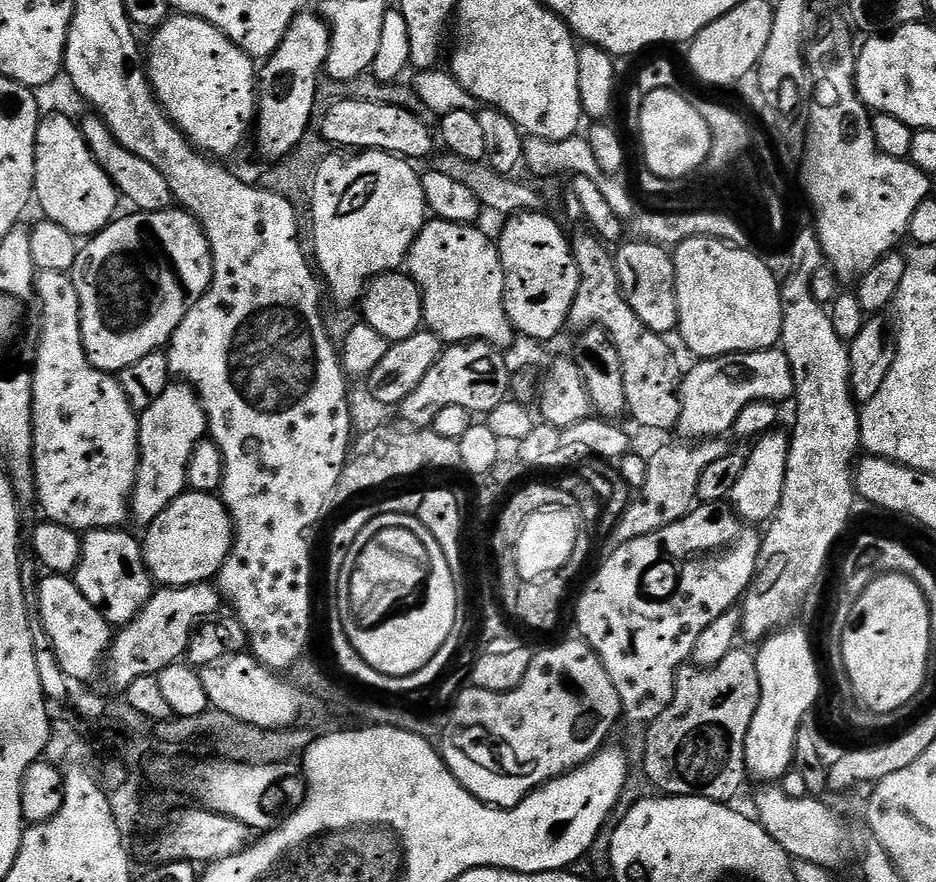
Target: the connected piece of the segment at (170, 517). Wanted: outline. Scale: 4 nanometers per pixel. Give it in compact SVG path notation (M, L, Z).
M186 490L177 500L170 502L154 522L147 525L145 536L142 536L142 547L145 566L157 585L166 588L181 588L191 584L202 584L219 577L220 568L232 552L234 529L232 515L219 495L211 492L194 492Z

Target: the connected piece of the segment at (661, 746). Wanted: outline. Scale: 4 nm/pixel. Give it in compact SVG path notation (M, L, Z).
M741 646L733 647L732 651L726 654L726 658L722 658L722 662L717 664L709 664L707 666L685 666L676 674L676 693L670 702L670 706L666 706L666 710L662 710L662 714L658 714L658 718L647 725L646 732L648 737L644 740L644 772L648 775L648 780L653 784L653 789L659 790L665 796L697 796L698 798L706 798L707 800L719 800L721 802L732 802L732 799L740 792L740 787L746 781L746 769L744 767L744 751L746 750L746 734L750 730L750 722L754 718L754 710L758 710L758 702L760 701L760 683L758 682L758 666L756 665L755 655Z

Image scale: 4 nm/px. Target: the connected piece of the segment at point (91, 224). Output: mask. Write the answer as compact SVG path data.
M60 113L45 115L38 126L34 200L37 205L40 203L47 219L58 222L77 238L95 236L117 215L118 193L112 179L93 158L81 125Z

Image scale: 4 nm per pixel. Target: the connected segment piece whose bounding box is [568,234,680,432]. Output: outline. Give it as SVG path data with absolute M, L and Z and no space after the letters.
M595 235L580 236L571 241L572 253L580 271L580 284L576 297L572 300L572 308L568 311L568 324L576 330L602 326L611 336L616 348L620 351L622 374L625 378L625 402L627 415L632 415L644 428L653 428L656 432L664 432L667 428L675 429L680 422L680 385L678 372L676 376L676 356L667 344L665 337L658 332L651 332L641 320L633 319L634 313L626 299L620 283L621 269L616 268L616 260L608 253L607 243L601 242Z

